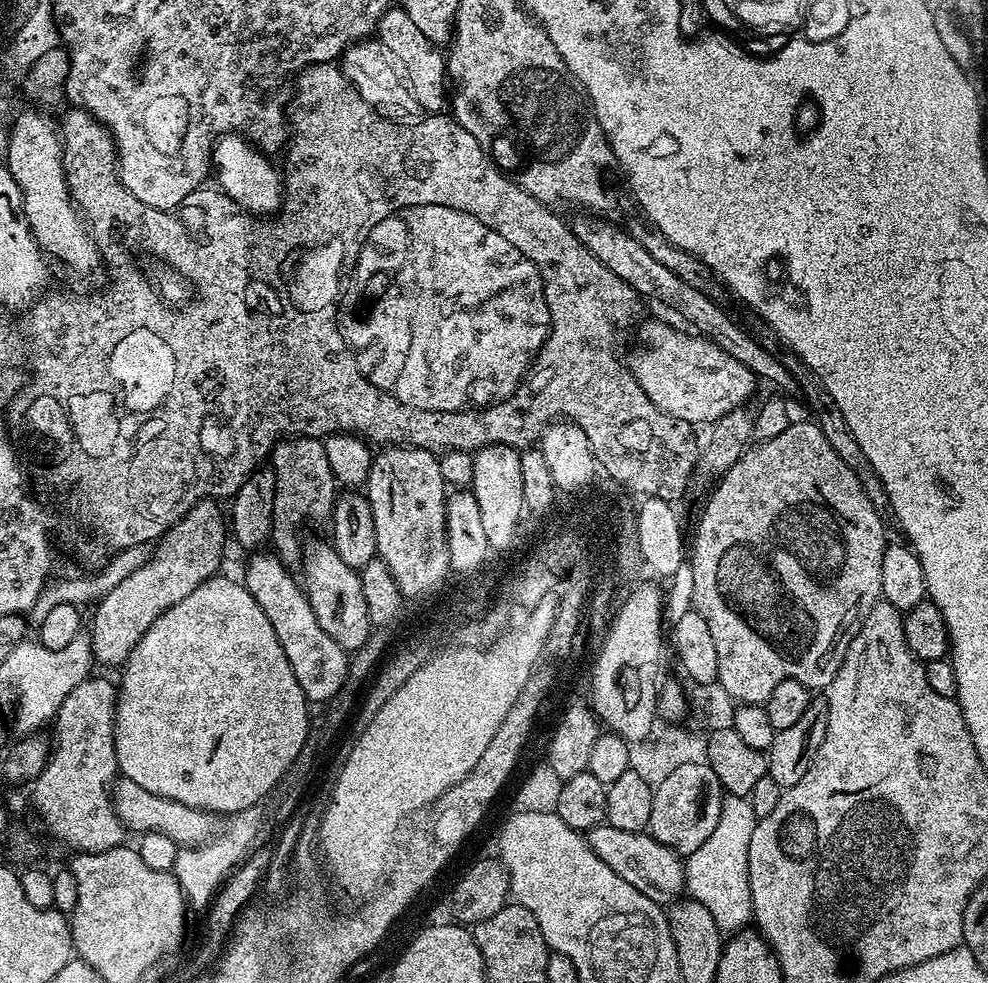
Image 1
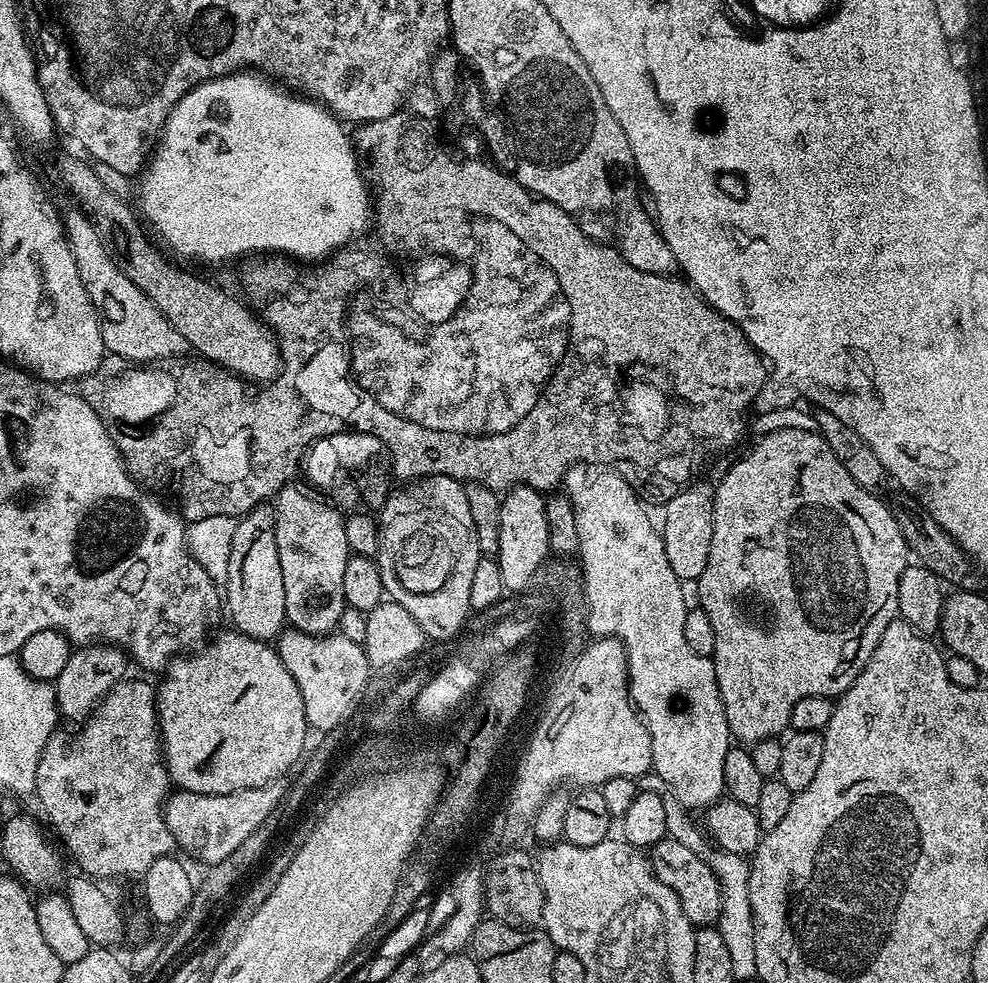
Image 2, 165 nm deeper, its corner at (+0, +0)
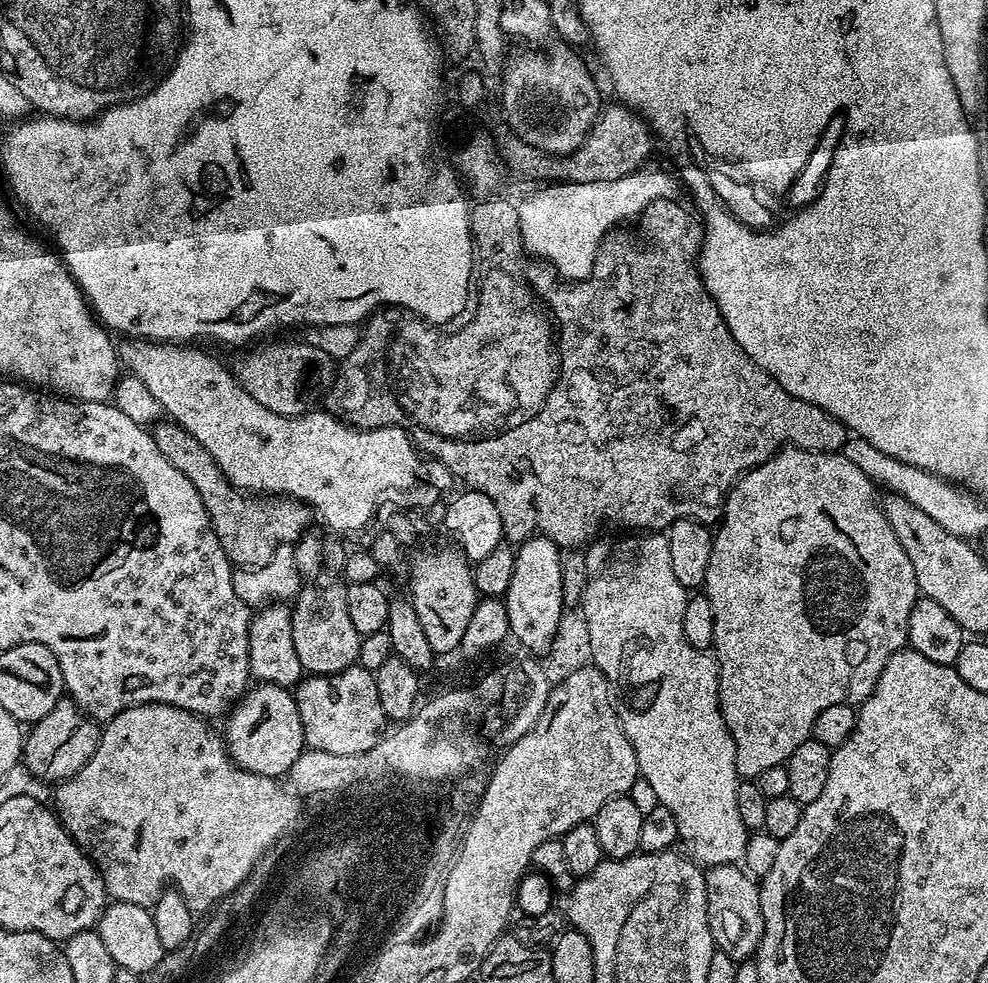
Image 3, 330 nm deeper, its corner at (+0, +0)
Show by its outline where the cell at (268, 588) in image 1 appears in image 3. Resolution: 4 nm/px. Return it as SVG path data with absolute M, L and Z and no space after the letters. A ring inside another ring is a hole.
M353 666L333 676L309 675L296 685L294 695L308 748L326 750L326 754L361 756L385 735L386 717L382 702L378 702L376 677L365 668Z

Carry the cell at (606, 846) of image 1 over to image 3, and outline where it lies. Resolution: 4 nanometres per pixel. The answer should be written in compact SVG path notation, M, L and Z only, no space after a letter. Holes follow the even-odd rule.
M739 863L713 864L706 879L710 934L717 949L737 962L744 962L755 957L756 948L760 945L760 939L764 933L760 889L757 881Z

